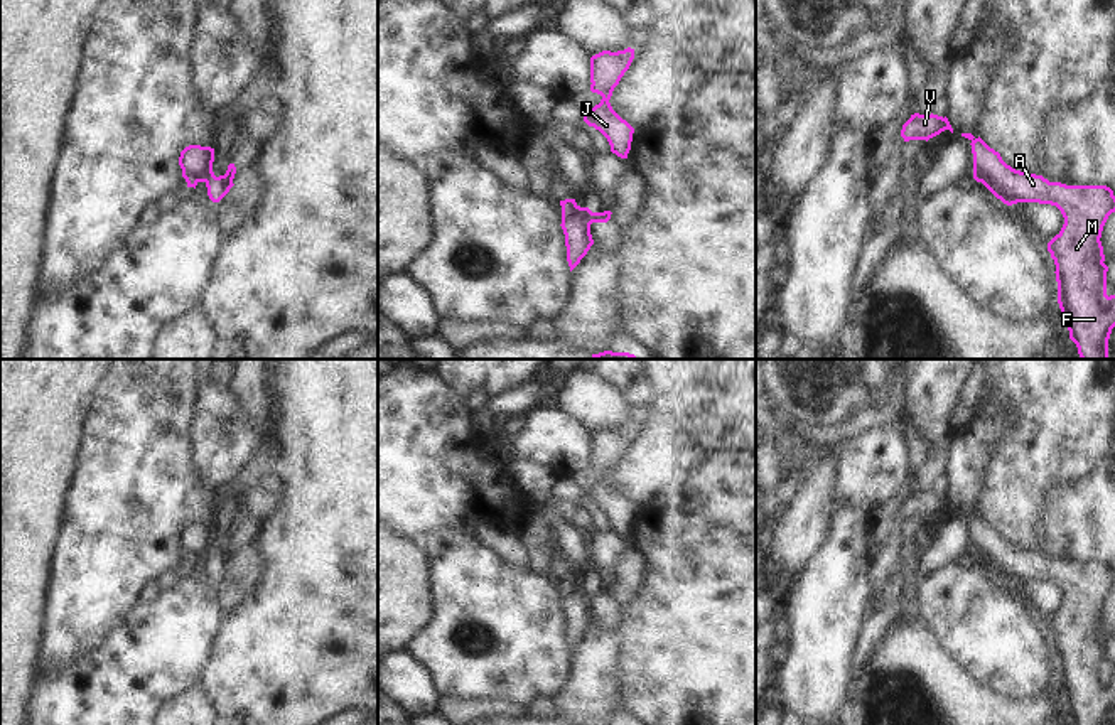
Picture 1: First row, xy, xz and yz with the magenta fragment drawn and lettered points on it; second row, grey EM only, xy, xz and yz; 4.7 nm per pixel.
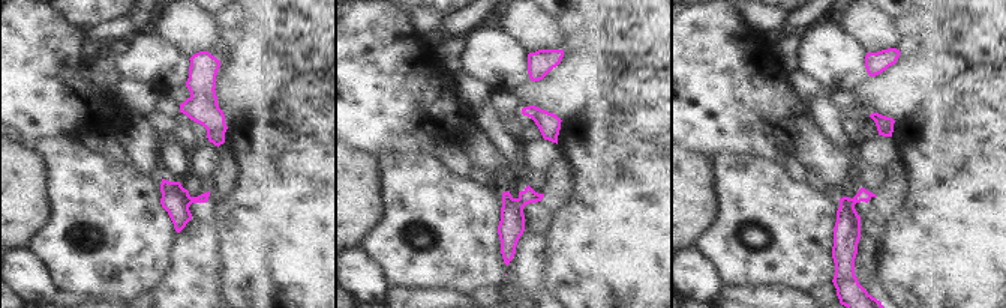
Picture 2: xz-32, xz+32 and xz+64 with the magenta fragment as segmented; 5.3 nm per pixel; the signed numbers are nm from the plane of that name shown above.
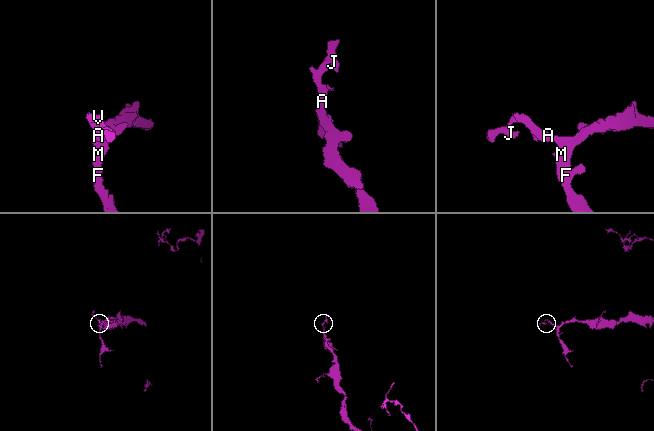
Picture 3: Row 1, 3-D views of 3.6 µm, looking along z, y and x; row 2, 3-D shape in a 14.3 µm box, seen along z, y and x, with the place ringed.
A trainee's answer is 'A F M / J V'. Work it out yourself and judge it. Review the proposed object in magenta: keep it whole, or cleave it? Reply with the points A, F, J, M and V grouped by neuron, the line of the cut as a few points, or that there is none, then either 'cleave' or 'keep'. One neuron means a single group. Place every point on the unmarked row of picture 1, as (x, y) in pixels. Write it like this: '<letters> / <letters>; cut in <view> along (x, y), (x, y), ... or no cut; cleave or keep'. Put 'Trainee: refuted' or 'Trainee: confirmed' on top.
Trainee: refuted
A F J M V; no cut; keep

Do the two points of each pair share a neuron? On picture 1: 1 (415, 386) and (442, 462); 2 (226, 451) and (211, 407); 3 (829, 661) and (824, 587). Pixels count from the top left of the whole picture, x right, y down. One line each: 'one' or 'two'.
1: one
2: one
3: one

